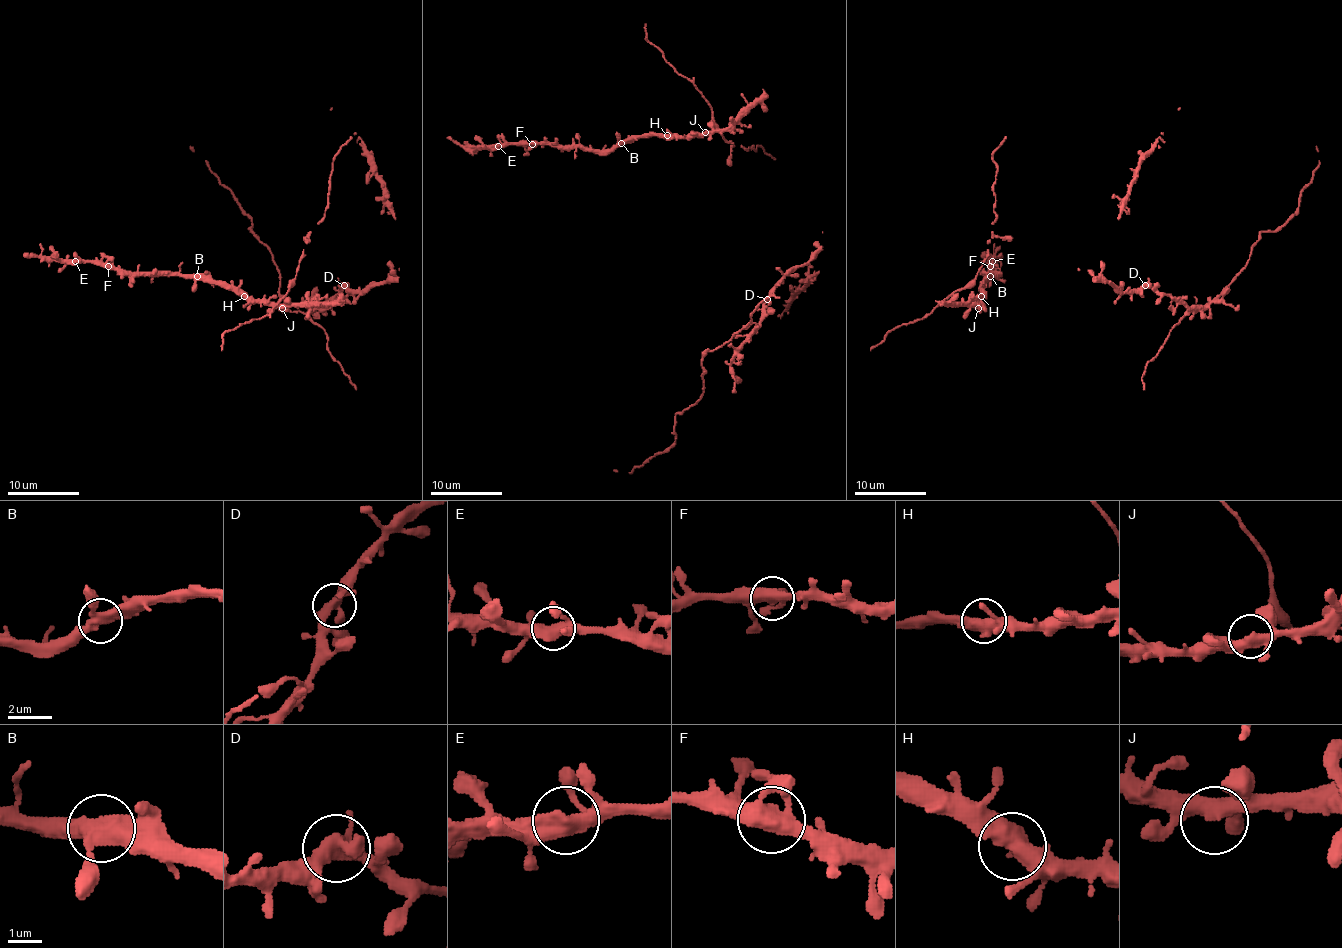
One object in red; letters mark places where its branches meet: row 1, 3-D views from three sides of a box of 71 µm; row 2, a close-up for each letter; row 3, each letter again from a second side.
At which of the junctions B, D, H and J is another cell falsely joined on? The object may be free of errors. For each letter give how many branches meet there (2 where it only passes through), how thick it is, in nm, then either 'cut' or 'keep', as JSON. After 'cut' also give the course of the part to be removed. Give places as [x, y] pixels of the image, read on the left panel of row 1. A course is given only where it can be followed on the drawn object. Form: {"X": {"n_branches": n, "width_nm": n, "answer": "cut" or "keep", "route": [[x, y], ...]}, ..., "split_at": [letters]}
{"B": {"n_branches": 3, "width_nm": 420, "answer": "keep"}, "D": {"n_branches": 3, "width_nm": 440, "answer": "keep"}, "H": {"n_branches": 3, "width_nm": 440, "answer": "keep"}, "J": {"n_branches": 3, "width_nm": 360, "answer": "keep"}, "split_at": []}

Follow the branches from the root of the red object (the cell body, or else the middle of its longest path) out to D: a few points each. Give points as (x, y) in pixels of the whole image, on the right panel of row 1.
D: (1088, 271), (1124, 291), (1140, 291), (1145, 285)

